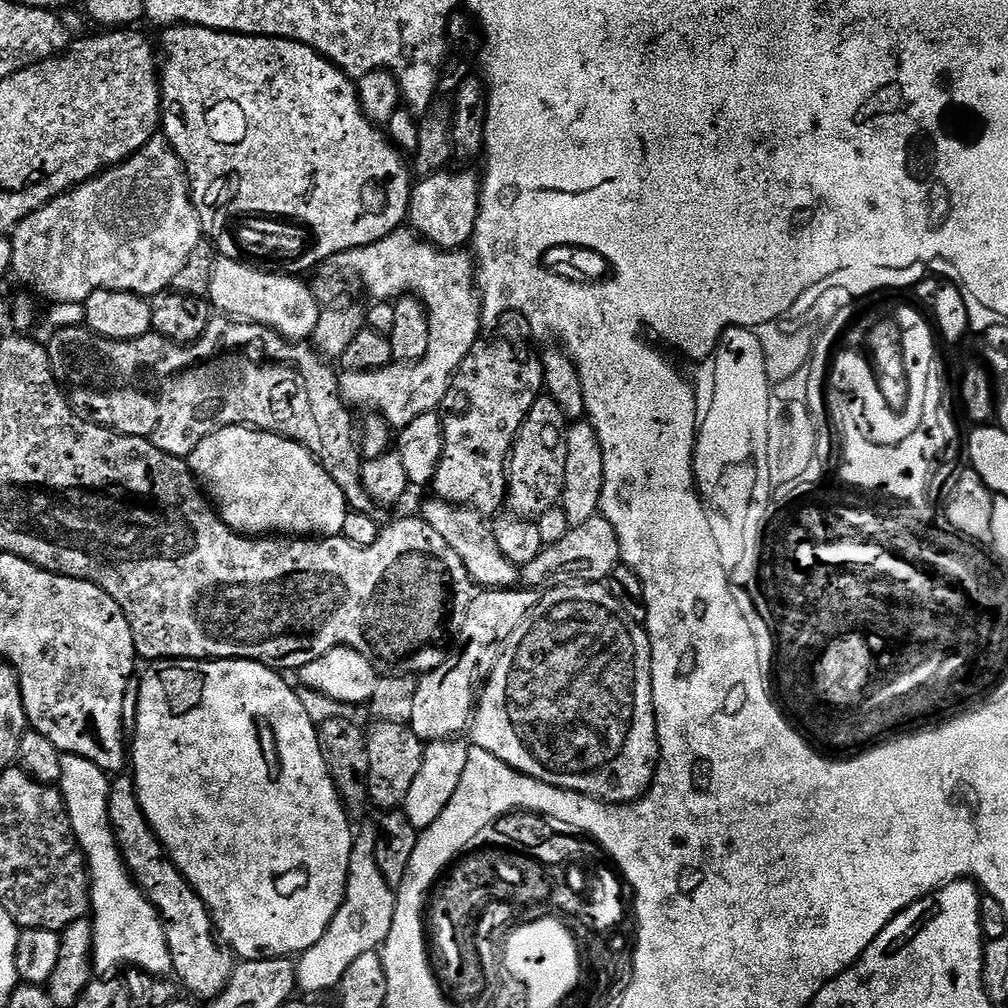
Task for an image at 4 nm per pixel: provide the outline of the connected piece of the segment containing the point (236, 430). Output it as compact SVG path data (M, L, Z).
M235 424L219 428L214 434L202 438L186 459L215 511L220 513L220 519L226 527L241 536L268 538L279 534L284 538L327 538L343 533L350 511L346 498L338 482L334 482L316 457L298 442L273 432L261 432L258 428Z

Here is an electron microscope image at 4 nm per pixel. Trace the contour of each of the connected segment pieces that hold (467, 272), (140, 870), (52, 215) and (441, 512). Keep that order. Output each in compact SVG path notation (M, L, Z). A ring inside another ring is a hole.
M401 226L386 238L382 238L377 244L346 250L342 254L332 257L330 267L333 268L331 270L333 273L339 274L341 277L360 279L364 283L365 290L373 296L371 299L376 302L395 302L401 296L414 294L428 311L428 321L430 322L430 350L426 350L426 358L422 358L416 364L393 362L387 364L380 372L344 372L340 376L340 397L344 399L344 403L353 409L372 407L380 419L386 421L388 427L393 430L410 426L410 422L414 422L414 418L418 418L422 414L436 412L444 403L458 366L462 366L462 362L470 354L470 350L481 339L482 300L476 286L473 257L464 250L446 252L443 248L436 248L428 241L421 240L411 227Z
M117 775L109 783L108 820L112 823L112 833L116 835L116 845L120 848L128 872L164 922L174 976L184 983L186 991L193 992L188 994L197 1001L200 999L201 1002L207 1002L215 999L228 987L237 961L233 953L218 939L208 907L188 884L187 878L176 869L176 863L168 857L163 842L150 826L136 793L135 779L131 775Z
M156 135L142 150L100 173L99 176L86 183L80 184L77 188L72 188L68 192L63 192L58 198L54 198L46 206L42 206L34 214L30 214L13 232L10 233L10 243L12 245L12 267L11 271L16 272L16 276L25 284L25 289L31 290L37 297L45 296L48 300L53 300L56 306L61 304L83 304L100 290L118 290L119 292L133 292L136 296L151 298L157 296L159 292L169 291L174 282L174 274L186 266L186 258L190 258L194 246L202 243L202 233L200 231L200 219L196 213L196 208L192 205L192 192L188 189L188 175L184 173L184 164L178 158L178 154L170 146L170 142L164 139L163 135Z
M439 498L431 499L421 506L419 515L430 526L434 526L434 530L438 530L438 534L442 534L442 538L446 538L446 546L450 546L450 550L454 550L454 554L458 554L458 558L462 558L473 585L484 590L511 589L515 585L512 584L515 580L517 583L518 568L517 565L508 563L502 550L498 550L493 525L485 517L467 508L448 504Z

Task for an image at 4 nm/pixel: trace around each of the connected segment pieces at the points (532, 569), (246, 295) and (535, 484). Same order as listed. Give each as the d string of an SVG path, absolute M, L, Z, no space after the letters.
M597 514L588 522L569 527L566 538L545 546L534 562L523 565L522 584L524 580L523 587L528 590L551 590L573 582L599 584L621 564L618 534L606 517Z
M220 256L214 262L214 270L210 274L207 299L211 307L225 317L273 328L286 340L308 342L318 325L322 307L315 300L311 287L307 283L304 285L302 281L303 279L281 274L276 270L260 272L240 260Z
M541 394L530 406L530 414L522 422L512 443L508 458L508 494L506 508L516 518L538 518L546 510L557 507L563 494L567 452L567 432L570 421L562 414L558 402Z

